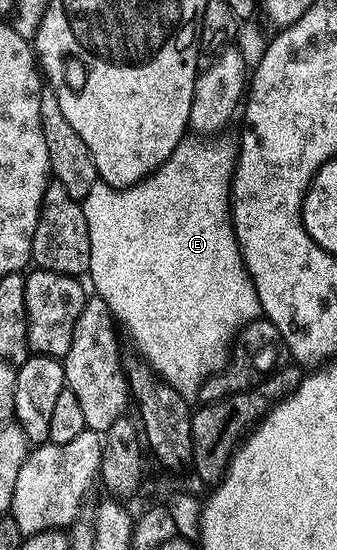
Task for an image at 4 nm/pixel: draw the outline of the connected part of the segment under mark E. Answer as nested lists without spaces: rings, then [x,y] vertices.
[[[188,134],[180,141],[179,146],[158,165],[148,176],[131,184],[128,188],[115,188],[103,182],[96,183],[86,194],[82,202],[86,214],[86,226],[90,230],[90,266],[87,275],[92,276],[95,295],[102,297],[110,306],[113,317],[121,329],[128,331],[130,339],[136,343],[138,351],[144,355],[143,363],[171,388],[181,392],[185,398],[192,398],[200,391],[206,381],[215,376],[229,363],[230,349],[234,341],[247,324],[261,315],[258,294],[254,290],[254,282],[244,264],[244,256],[240,253],[240,244],[236,240],[236,230],[232,225],[232,173],[236,170],[238,148],[235,143],[223,140],[220,134]]]

